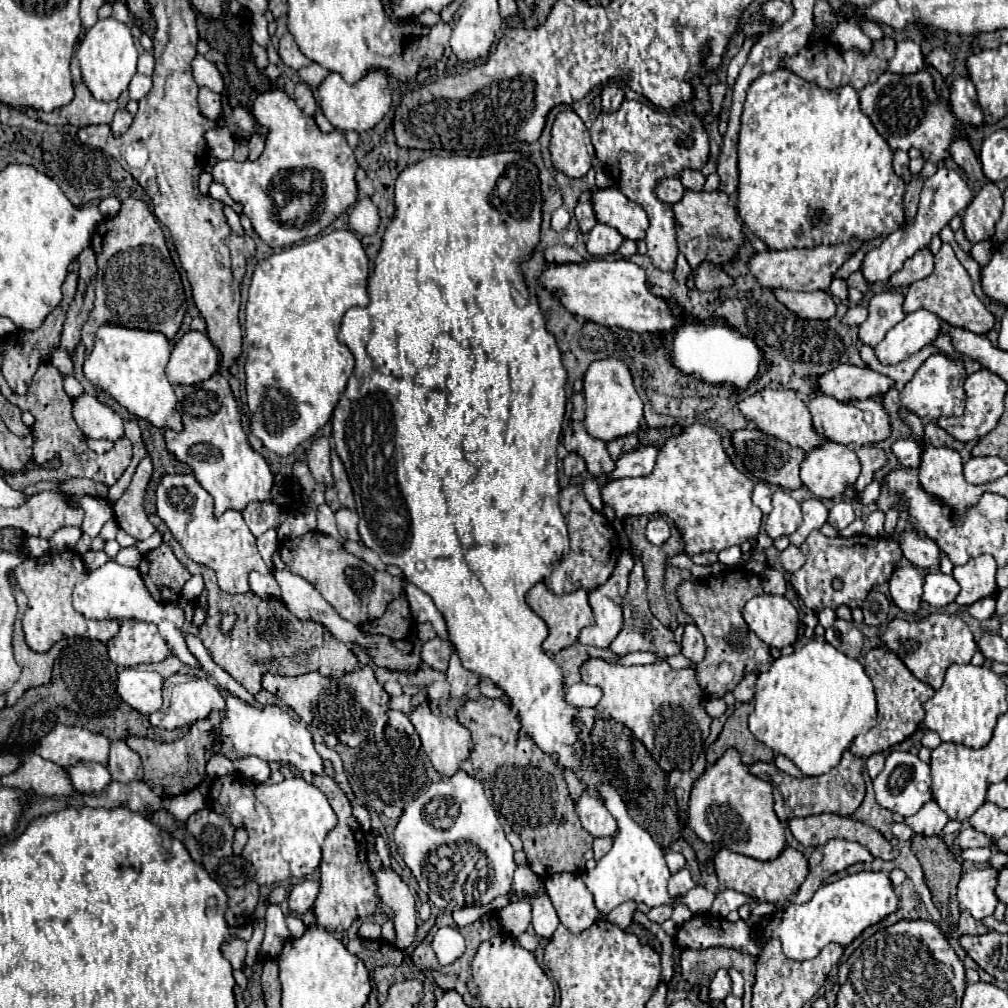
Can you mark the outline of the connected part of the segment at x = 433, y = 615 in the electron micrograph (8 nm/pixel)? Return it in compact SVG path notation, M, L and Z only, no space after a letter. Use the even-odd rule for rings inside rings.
M403 578L403 590L409 598L409 606L413 608L413 616L417 622L431 622L433 628L435 628L435 634L441 638L441 640L447 640L447 626L445 626L445 620L443 616L437 612L433 600L421 592L415 584L411 584L407 578Z

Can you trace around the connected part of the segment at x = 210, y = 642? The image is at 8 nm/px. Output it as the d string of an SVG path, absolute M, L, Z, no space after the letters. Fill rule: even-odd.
M205 588L205 600L201 600L201 608L207 610L203 624L199 626L199 638L203 646L209 650L213 662L229 672L249 694L257 694L261 690L261 676L265 672L281 674L281 676L299 676L311 670L321 672L323 676L343 676L353 672L359 662L347 644L337 640L323 624L313 620L301 620L289 612L283 600L273 598L273 612L267 600L257 598L257 594L225 594L225 600L209 598L209 590ZM221 612L233 612L237 616L235 626L229 634L219 632Z

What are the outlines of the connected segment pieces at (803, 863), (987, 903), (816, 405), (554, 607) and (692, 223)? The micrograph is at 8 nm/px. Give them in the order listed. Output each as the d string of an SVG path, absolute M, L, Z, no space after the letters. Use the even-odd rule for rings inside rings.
M787 846L777 858L767 860L767 862L721 848L715 856L715 872L717 872L721 886L725 886L725 888L733 888L737 892L749 894L749 896L757 898L759 902L785 902L791 894L797 892L797 888L805 880L807 872L809 872L809 864L807 864L807 858L791 846Z
M991 866L985 868L973 868L963 872L959 880L959 904L961 908L969 910L973 918L983 920L985 916L991 916L997 906L997 876L999 872Z
M817 394L809 404L813 424L817 432L821 432L827 440L837 444L851 444L851 446L867 446L877 444L891 434L889 424L889 412L885 410L881 398L869 398L869 400L855 400L855 402L839 402L831 396Z
M539 582L535 584L529 592L527 592L527 604L531 606L531 610L543 618L549 626L549 636L547 640L543 642L543 648L545 652L549 652L551 656L557 654L559 650L571 646L579 632L585 628L585 626L591 626L593 624L593 610L589 606L589 600L587 600L587 592L583 588L575 590L575 592L569 592L569 594L553 594L545 582Z
M687 190L683 200L673 204L675 220L677 220L677 242L679 250L685 254L691 268L701 266L703 262L723 268L725 264L733 264L737 260L739 248L743 246L745 232L743 222L735 212L733 200L721 192L691 192Z

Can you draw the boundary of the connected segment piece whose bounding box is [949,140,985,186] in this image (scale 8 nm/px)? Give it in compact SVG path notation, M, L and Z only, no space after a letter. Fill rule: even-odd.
M957 140L957 142L951 144L949 150L951 150L951 158L965 172L967 180L969 182L979 182L981 186L985 186L985 176L981 172L981 162L977 160L969 142L967 140Z

